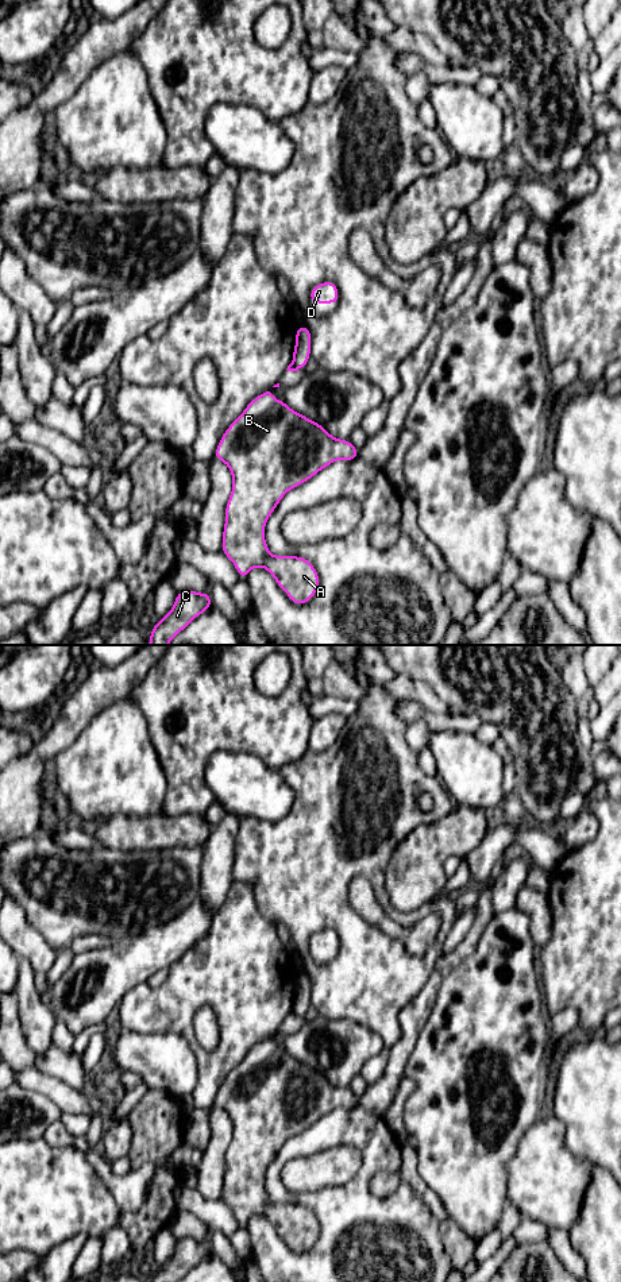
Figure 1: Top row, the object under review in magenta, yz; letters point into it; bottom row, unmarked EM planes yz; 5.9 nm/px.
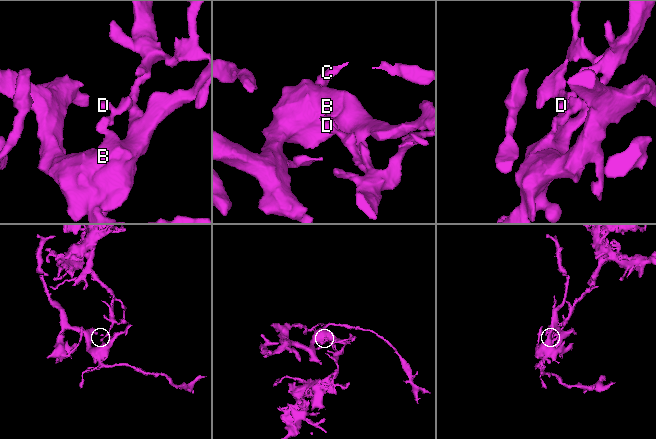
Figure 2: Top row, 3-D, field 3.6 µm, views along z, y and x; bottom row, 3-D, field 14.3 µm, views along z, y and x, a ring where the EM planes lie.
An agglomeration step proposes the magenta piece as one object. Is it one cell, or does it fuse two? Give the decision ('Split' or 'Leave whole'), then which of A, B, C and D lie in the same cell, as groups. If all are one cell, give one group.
Split. Groups: A B C / D

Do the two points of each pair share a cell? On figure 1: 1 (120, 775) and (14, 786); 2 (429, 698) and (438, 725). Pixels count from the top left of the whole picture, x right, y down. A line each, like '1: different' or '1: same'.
1: different
2: different

